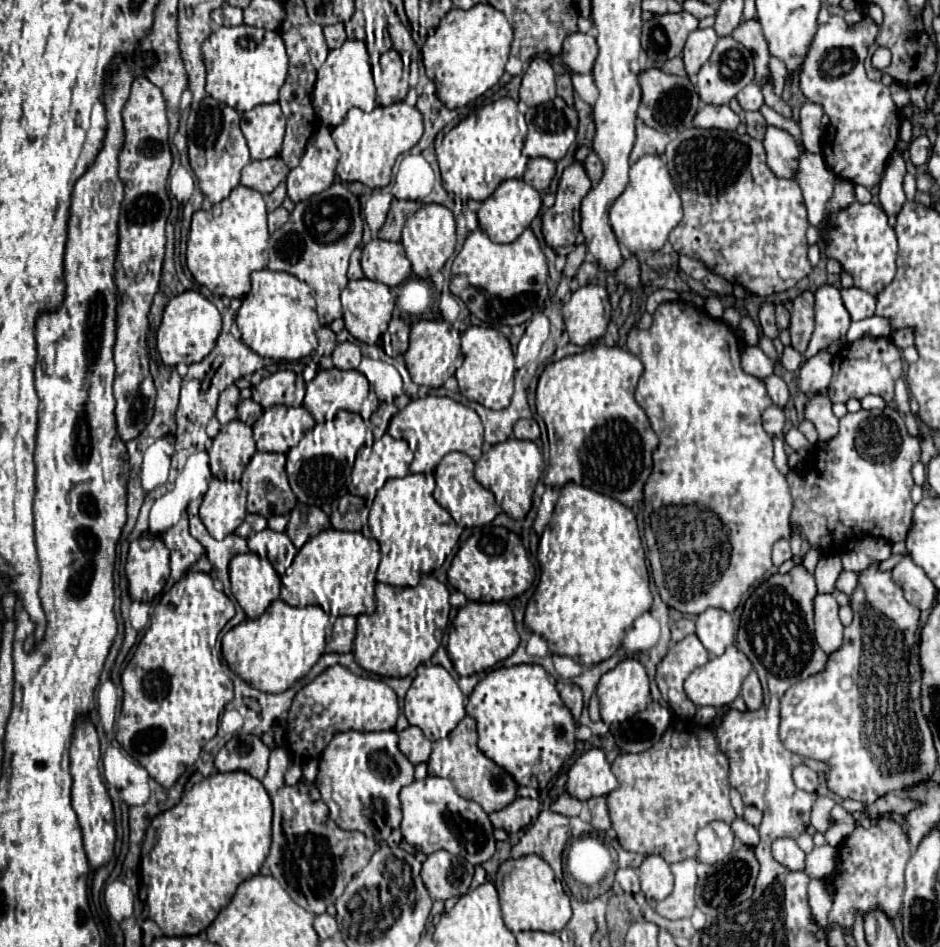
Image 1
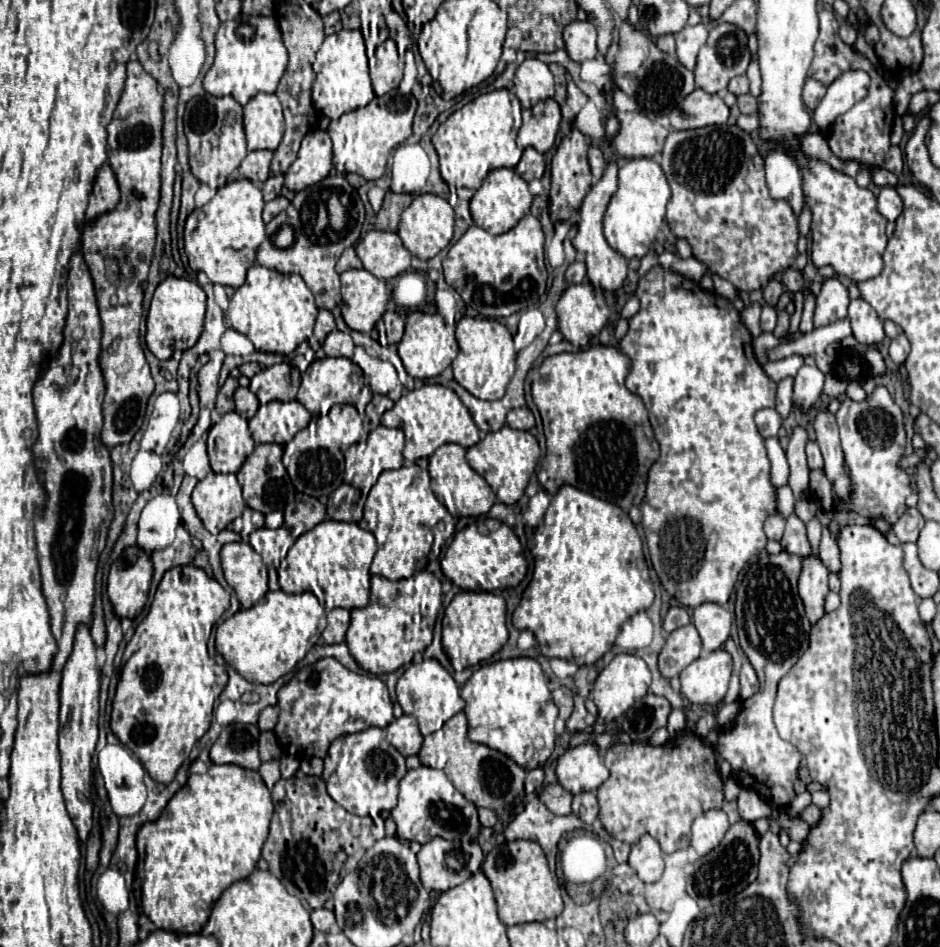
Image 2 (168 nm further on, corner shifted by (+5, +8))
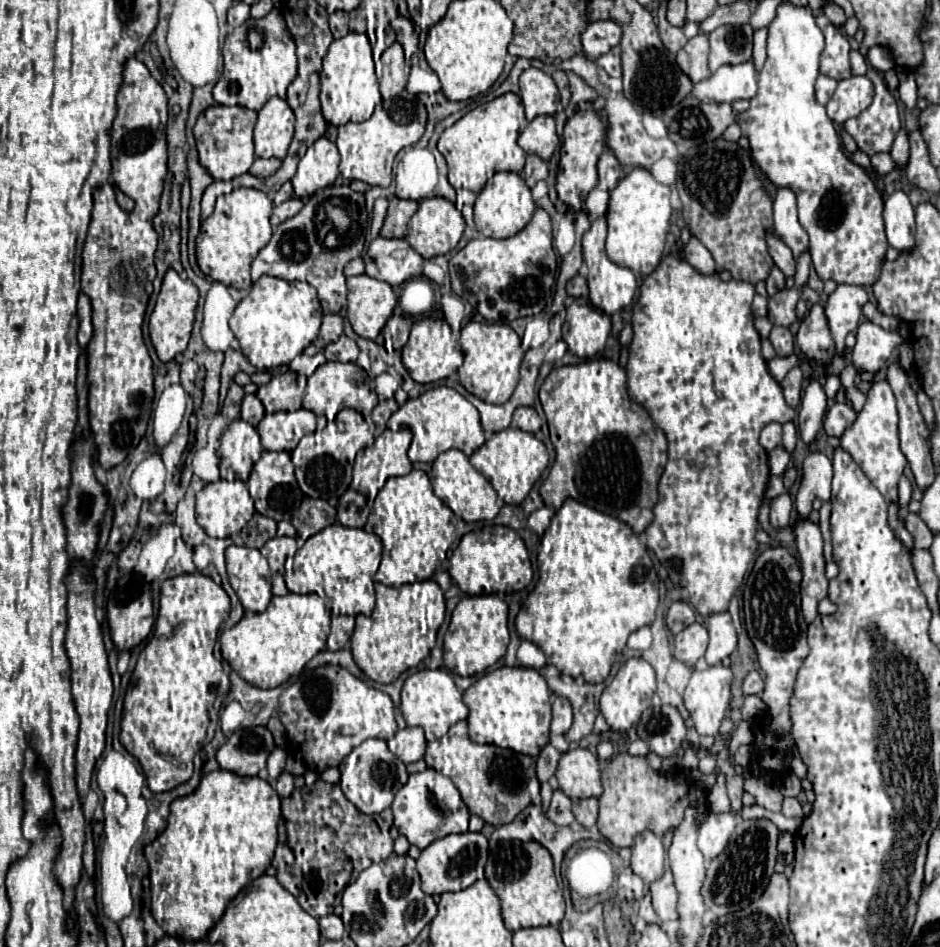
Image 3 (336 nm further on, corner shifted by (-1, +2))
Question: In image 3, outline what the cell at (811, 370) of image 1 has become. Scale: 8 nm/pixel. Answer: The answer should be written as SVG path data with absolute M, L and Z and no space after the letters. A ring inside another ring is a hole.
M810 380L810 384L804 390L804 398L798 414L798 432L806 444L810 444L816 438L818 430L822 428L824 414L826 414L826 394L822 390L822 384Z

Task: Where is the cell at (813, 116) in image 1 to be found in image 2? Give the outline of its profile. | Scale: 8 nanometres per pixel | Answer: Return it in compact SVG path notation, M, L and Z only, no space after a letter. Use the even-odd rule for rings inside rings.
M806 80L804 90L802 90L802 100L804 100L804 104L806 104L806 108L810 112L820 104L820 100L824 98L824 94L826 94L826 88L824 88L822 82L818 82L818 80Z

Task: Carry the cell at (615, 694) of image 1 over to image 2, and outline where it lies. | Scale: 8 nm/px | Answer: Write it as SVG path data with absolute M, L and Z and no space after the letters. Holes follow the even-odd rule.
M616 654L614 660L598 674L592 688L592 700L598 706L598 716L602 716L604 720L622 716L636 700L640 700L648 692L650 680L650 670L642 658L634 654Z

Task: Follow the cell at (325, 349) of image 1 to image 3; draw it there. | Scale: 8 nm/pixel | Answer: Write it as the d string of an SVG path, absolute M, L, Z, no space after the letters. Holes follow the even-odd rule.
M326 314L320 327L320 338L328 344L342 334L342 318L338 314Z

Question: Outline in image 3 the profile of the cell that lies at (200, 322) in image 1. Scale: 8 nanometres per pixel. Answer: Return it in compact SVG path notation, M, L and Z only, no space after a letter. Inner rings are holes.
M172 268L166 270L160 294L156 298L154 312L148 322L152 344L154 344L156 354L162 362L170 362L178 352L186 350L188 340L190 340L190 332L192 332L192 324L194 324L194 310L196 310L198 298L200 298L198 288L190 280L178 278L178 274Z

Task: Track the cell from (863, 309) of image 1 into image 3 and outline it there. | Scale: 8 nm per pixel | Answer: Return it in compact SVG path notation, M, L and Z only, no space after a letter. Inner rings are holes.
M870 320L860 324L856 332L856 346L852 348L852 364L858 370L856 384L862 382L862 372L878 372L882 366L886 366L894 348L904 342L900 334L886 332Z

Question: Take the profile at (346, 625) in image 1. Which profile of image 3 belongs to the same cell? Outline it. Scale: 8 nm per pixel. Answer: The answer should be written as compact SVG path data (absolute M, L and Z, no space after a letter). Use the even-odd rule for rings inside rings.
M333 616L326 649L337 651L346 648L352 632L354 632L354 618L352 616Z

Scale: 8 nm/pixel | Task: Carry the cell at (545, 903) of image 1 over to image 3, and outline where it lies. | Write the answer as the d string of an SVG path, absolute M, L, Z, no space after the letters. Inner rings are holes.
M506 840L492 850L486 864L486 880L502 902L502 918L508 930L532 926L558 926L564 918L564 898L558 888L550 852L538 842Z

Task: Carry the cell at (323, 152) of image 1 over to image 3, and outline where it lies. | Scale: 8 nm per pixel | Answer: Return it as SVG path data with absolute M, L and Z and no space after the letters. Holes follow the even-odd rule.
M328 138L316 140L308 148L304 158L298 162L298 170L292 178L294 194L298 198L308 198L318 188L332 186L340 174L338 164L340 164L340 154L336 144L330 142Z

